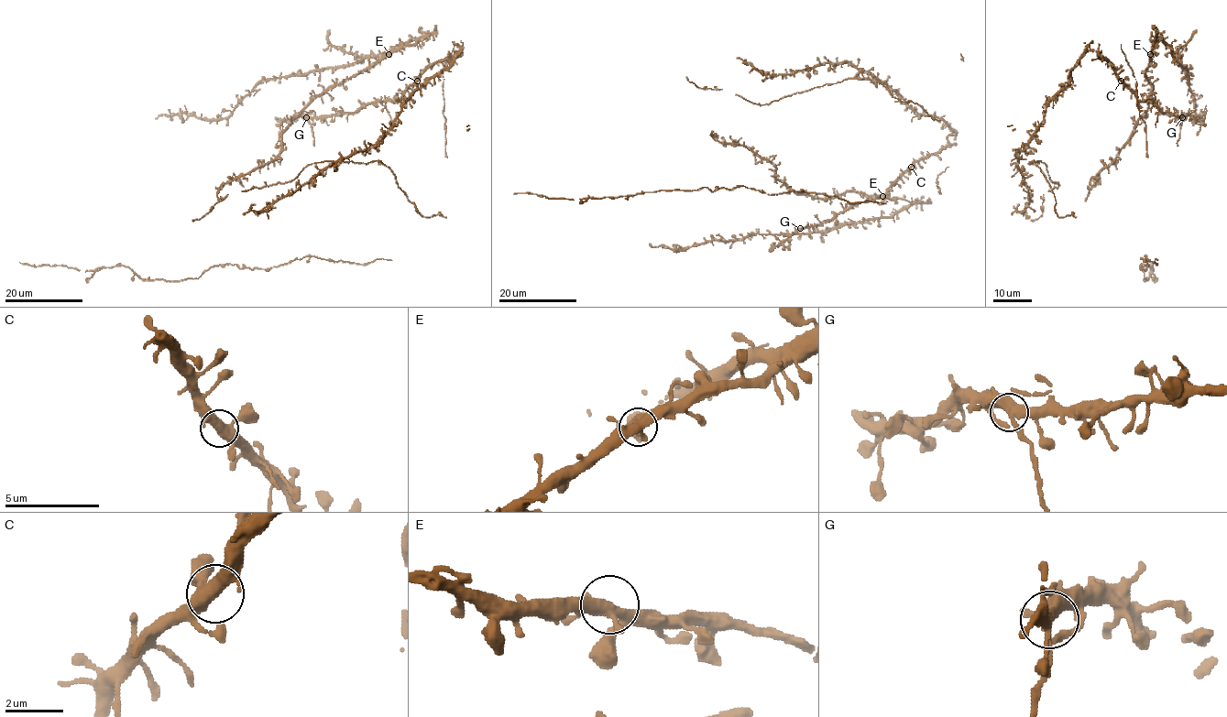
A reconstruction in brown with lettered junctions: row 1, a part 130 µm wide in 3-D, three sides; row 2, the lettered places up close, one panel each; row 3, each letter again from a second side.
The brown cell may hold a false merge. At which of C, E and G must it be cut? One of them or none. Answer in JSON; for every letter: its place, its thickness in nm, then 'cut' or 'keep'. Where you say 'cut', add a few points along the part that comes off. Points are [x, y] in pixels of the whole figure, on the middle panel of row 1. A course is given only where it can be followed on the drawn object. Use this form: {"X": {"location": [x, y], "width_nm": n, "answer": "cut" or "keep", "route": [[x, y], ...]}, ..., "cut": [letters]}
{"C": {"location": [911, 167], "width_nm": 400, "answer": "keep"}, "E": {"location": [882, 196], "width_nm": 400, "answer": "keep"}, "G": {"location": [800, 228], "width_nm": 400, "answer": "cut"}, "cut": ["G"]}

